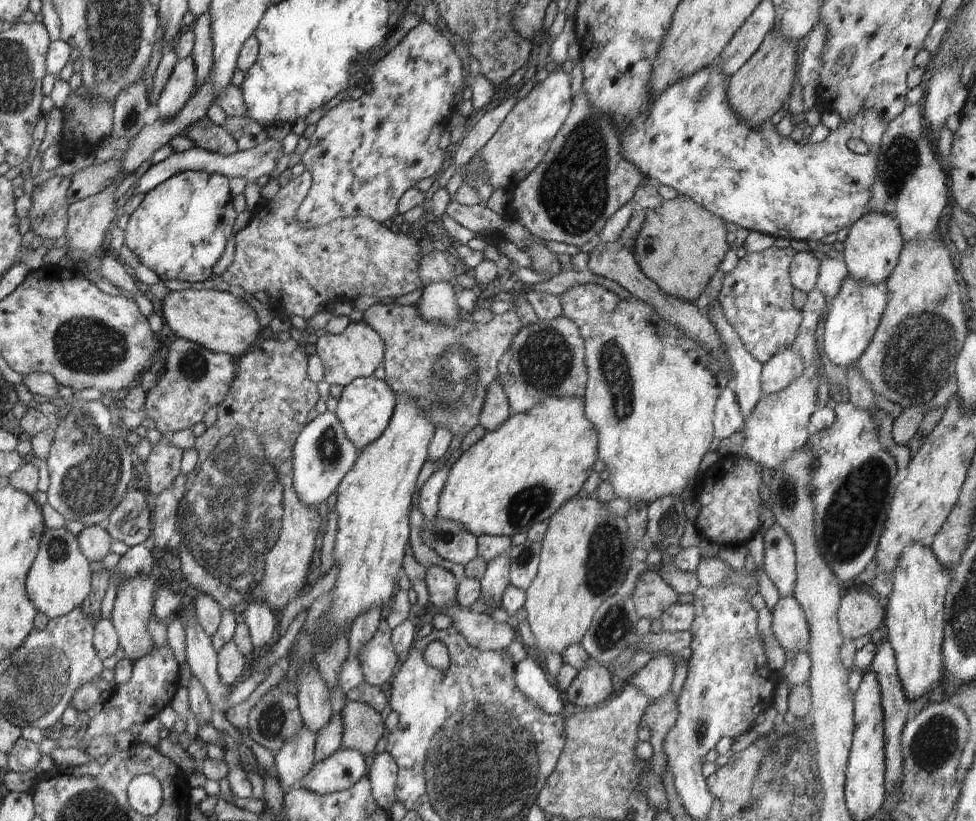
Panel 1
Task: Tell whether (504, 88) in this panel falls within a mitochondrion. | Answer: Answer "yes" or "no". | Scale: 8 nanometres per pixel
no

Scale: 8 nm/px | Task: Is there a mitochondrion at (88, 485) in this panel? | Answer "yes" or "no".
yes

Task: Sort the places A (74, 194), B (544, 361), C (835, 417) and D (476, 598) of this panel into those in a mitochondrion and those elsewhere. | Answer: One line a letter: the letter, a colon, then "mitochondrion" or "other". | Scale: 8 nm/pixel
A: other
B: mitochondrion
C: other
D: other

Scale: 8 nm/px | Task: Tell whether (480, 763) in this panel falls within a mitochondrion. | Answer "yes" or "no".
yes

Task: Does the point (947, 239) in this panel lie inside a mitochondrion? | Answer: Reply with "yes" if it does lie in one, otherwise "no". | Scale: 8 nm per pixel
no

